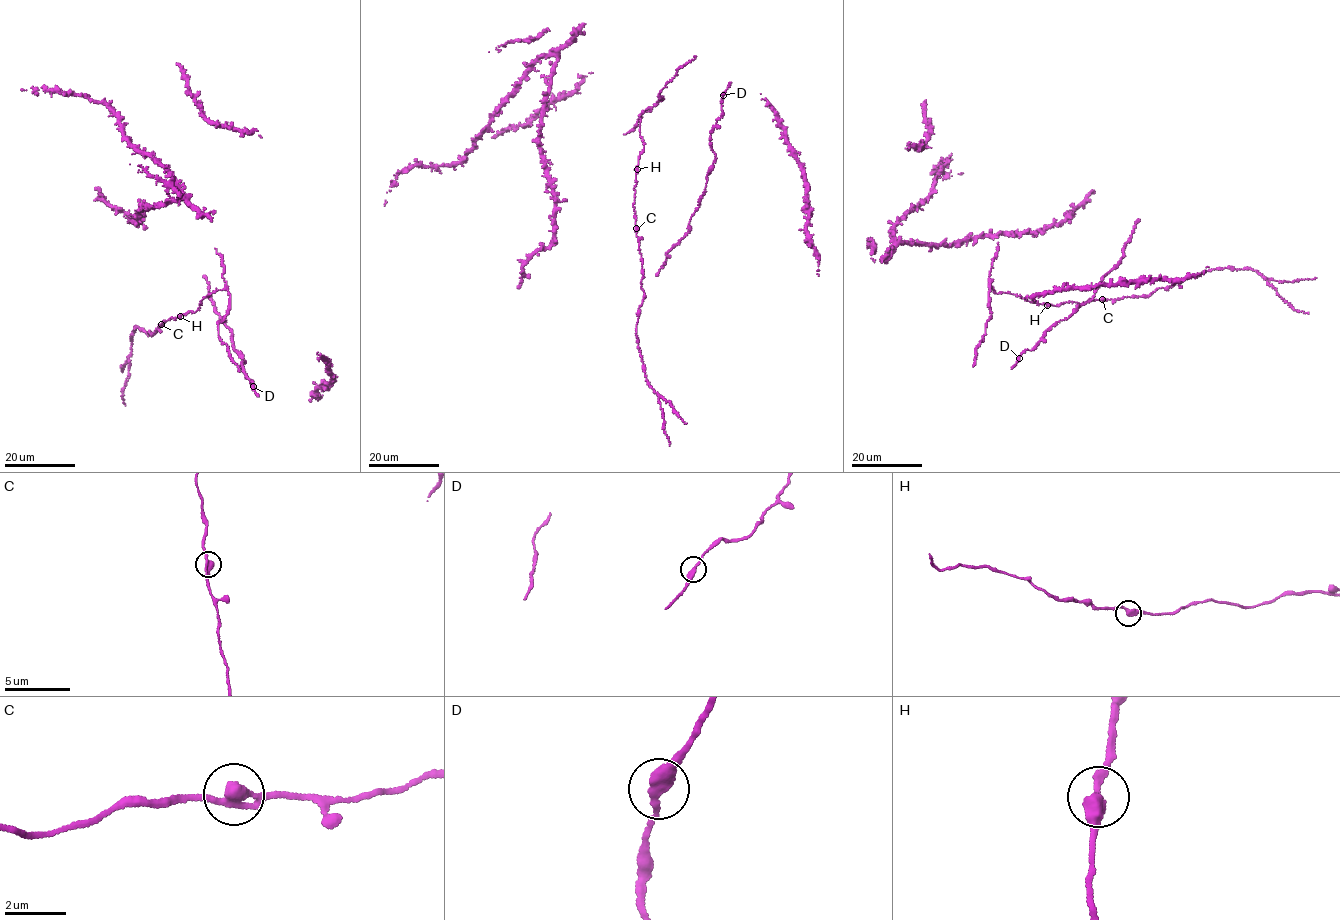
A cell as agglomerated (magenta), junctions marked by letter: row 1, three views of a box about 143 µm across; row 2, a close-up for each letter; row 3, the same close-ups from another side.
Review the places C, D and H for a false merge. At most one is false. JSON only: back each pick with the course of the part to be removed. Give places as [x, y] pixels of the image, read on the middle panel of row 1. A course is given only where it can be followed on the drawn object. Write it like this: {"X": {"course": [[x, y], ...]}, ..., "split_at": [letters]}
{"split_at": []}

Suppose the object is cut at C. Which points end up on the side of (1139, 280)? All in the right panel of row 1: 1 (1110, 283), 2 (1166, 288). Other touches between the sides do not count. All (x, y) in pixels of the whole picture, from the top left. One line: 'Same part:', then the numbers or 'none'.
Same part: 1

